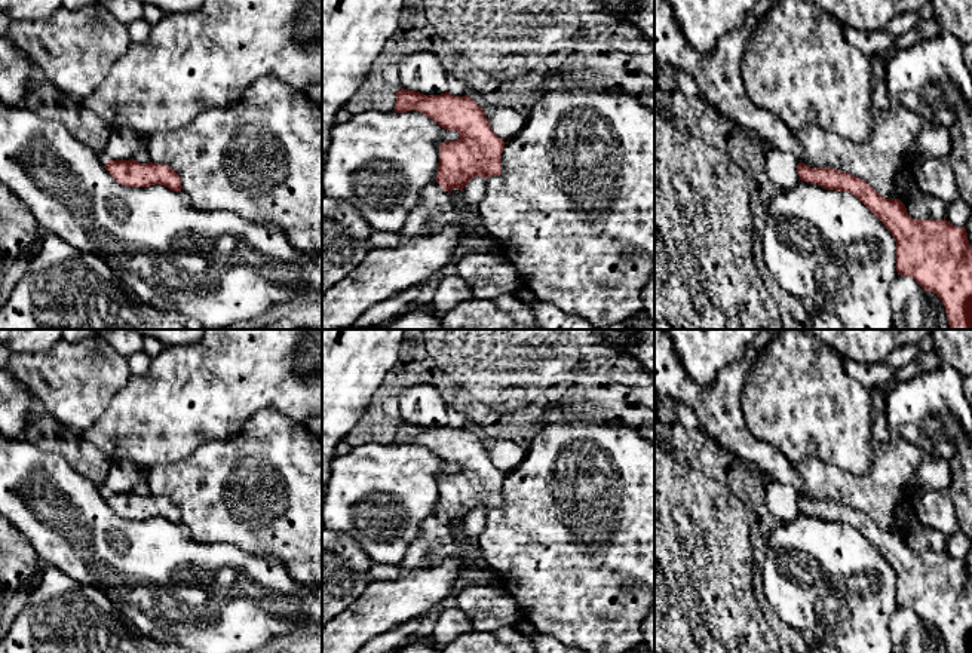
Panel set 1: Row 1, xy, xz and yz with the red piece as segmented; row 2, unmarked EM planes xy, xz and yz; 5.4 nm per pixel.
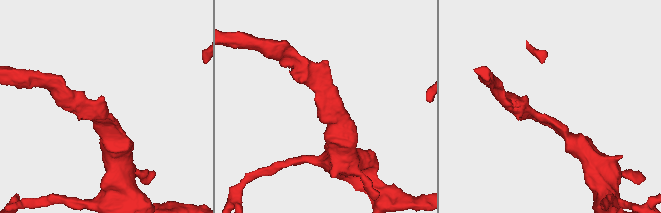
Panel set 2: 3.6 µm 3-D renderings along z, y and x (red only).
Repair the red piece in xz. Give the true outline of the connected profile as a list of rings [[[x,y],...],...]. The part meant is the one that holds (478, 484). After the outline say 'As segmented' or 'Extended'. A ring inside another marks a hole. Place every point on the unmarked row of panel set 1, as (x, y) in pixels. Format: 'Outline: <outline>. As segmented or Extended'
Outline: [[[402,420],[396,424],[395,444],[411,442],[423,445],[444,462],[460,466],[459,472],[439,476],[436,515],[445,524],[463,524],[473,509],[487,512],[502,506],[506,475],[493,465],[482,439],[469,427],[423,427]]]. As segmented

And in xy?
Outline: [[[135,491],[129,493],[108,493],[105,502],[110,508],[128,519],[150,519],[165,518],[172,524],[181,524],[181,511],[165,496],[138,496]]]. As segmented

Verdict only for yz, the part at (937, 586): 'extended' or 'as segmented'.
as segmented

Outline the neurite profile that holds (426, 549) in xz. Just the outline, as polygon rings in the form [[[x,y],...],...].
[[[433,513],[421,524],[420,536],[408,546],[401,567],[416,570],[459,554],[450,525]]]

